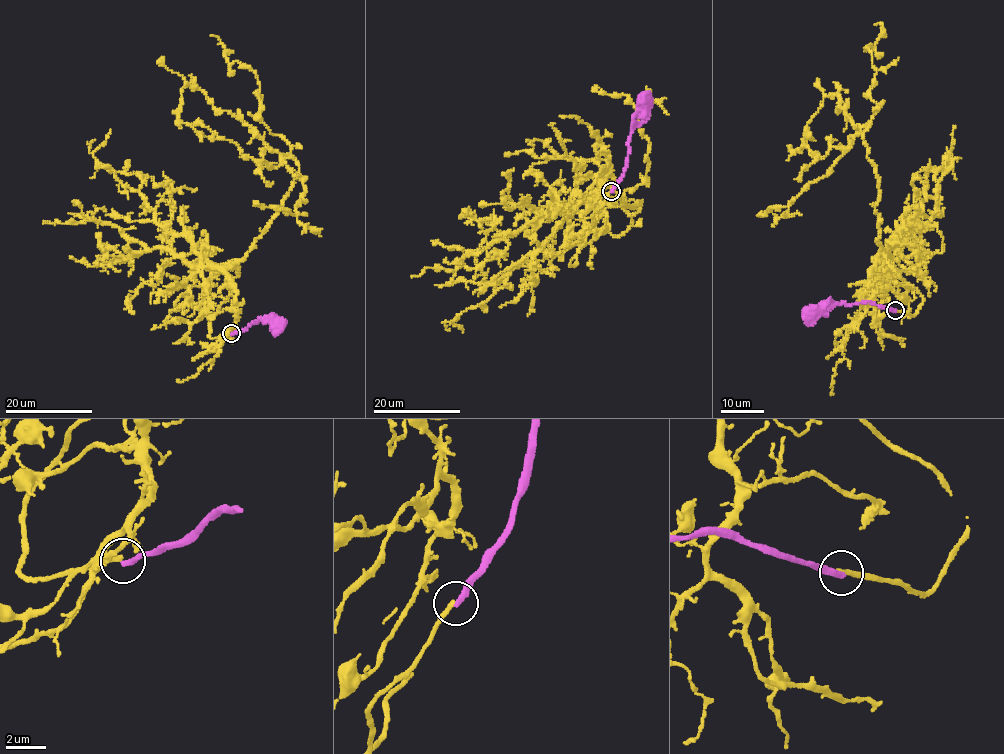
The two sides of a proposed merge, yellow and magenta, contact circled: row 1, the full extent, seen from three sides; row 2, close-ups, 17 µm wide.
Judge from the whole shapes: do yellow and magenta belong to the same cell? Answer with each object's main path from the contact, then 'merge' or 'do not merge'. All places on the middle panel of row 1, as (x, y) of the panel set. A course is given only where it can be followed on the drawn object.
yellow via (611, 191), (591, 226), (597, 197), (641, 201), (640, 209), (551, 201), (525, 211), (509, 198), (514, 169) | magenta via (611, 191), (622, 175), (630, 133), (641, 123), (647, 106), (644, 101) | do not merge

